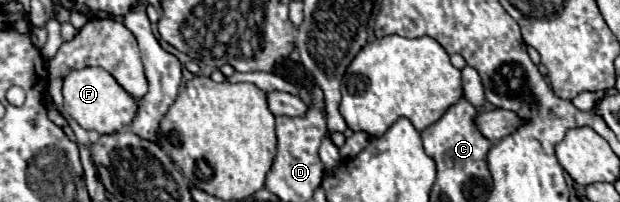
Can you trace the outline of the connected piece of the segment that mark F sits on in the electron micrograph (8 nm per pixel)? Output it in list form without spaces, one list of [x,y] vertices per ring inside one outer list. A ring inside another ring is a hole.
[[[80,68],[72,70],[64,78],[64,110],[84,128],[96,130],[98,134],[114,134],[122,126],[130,124],[136,116],[136,102],[126,94],[126,90],[104,70],[104,68]]]

